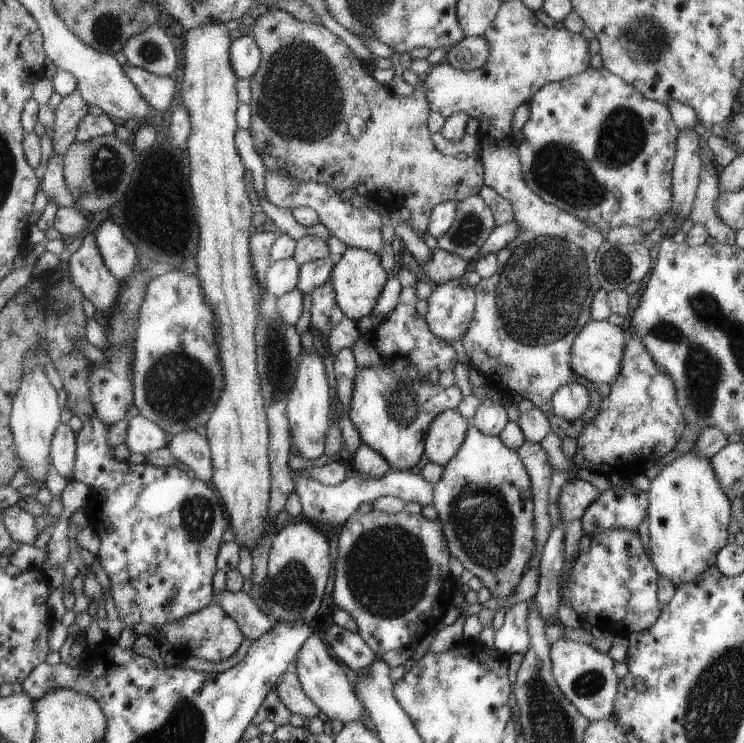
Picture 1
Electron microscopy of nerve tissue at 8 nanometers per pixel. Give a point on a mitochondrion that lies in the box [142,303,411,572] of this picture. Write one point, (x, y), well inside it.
(276, 344)

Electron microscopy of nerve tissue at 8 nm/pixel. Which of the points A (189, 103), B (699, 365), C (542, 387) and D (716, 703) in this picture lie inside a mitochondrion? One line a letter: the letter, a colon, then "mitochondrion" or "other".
A: other
B: mitochondrion
C: other
D: mitochondrion

